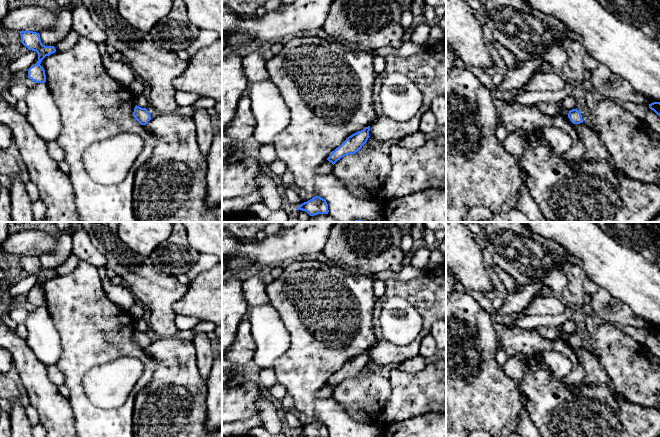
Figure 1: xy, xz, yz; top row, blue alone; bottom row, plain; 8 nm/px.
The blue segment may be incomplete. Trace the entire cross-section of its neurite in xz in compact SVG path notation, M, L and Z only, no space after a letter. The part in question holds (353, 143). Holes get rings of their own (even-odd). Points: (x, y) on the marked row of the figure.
M370 126L349 136L339 147L332 151L327 160L334 165L342 157L358 152L370 137L369 131Z

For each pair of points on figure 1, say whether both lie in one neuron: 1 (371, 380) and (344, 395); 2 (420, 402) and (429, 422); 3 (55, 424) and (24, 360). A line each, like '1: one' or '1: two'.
1: one
2: two
3: one

